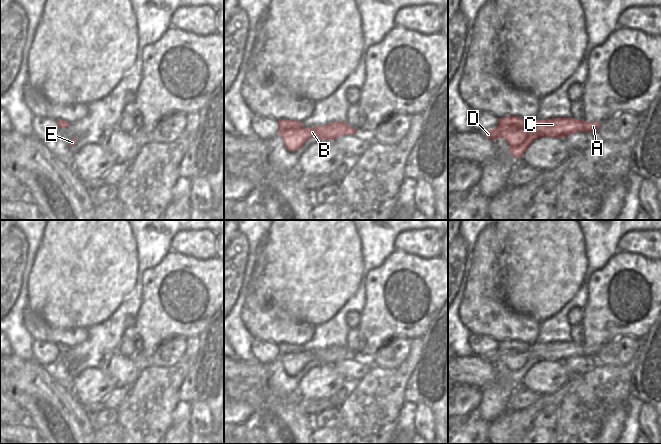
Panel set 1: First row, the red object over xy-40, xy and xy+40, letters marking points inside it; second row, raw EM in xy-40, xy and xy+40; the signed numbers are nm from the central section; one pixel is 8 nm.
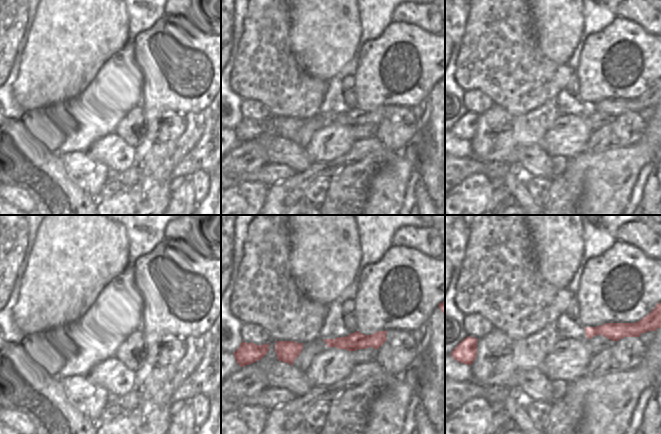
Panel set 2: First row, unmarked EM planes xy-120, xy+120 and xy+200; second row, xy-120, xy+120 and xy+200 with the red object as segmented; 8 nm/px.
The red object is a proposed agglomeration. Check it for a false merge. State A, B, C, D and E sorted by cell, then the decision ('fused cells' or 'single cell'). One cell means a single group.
groups A B C D E; single cell

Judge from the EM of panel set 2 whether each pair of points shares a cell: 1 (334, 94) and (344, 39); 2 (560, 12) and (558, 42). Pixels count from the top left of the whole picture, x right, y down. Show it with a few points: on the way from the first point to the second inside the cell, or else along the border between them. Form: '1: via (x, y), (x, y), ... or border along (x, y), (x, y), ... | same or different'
1: border along (353, 55), (329, 81) | different
2: via (558, 19), (558, 35) | same

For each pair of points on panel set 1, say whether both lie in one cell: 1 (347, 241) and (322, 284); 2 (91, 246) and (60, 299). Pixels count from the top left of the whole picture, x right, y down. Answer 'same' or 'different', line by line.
1: same
2: same

